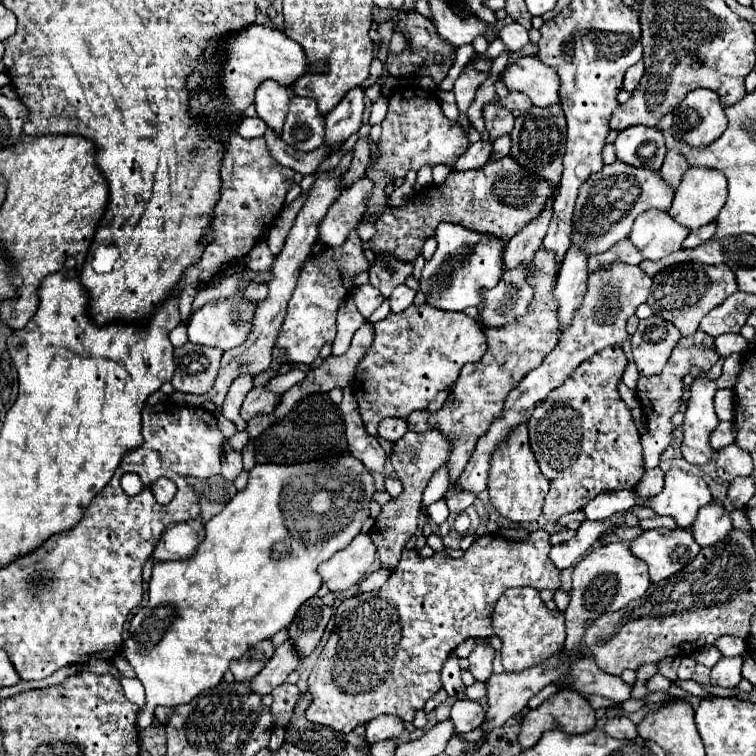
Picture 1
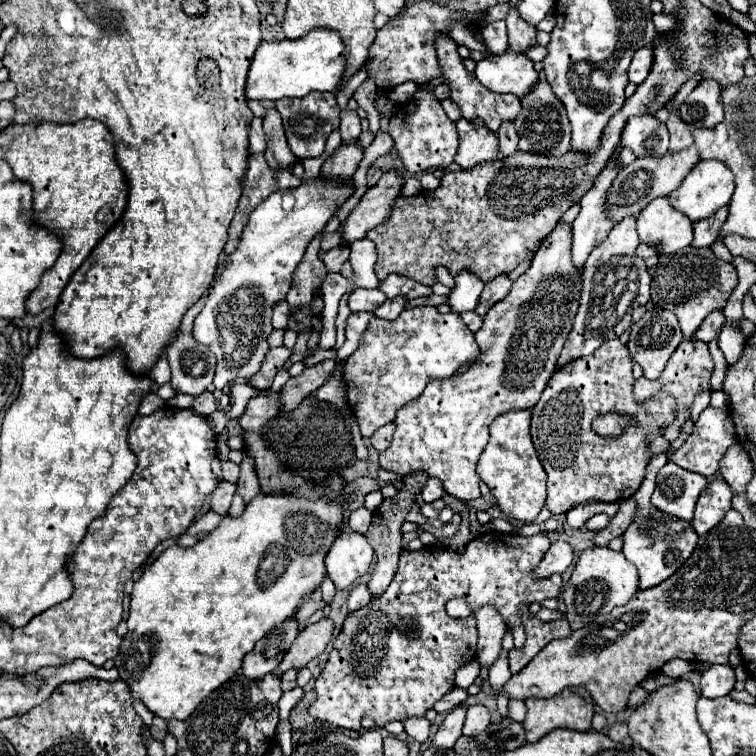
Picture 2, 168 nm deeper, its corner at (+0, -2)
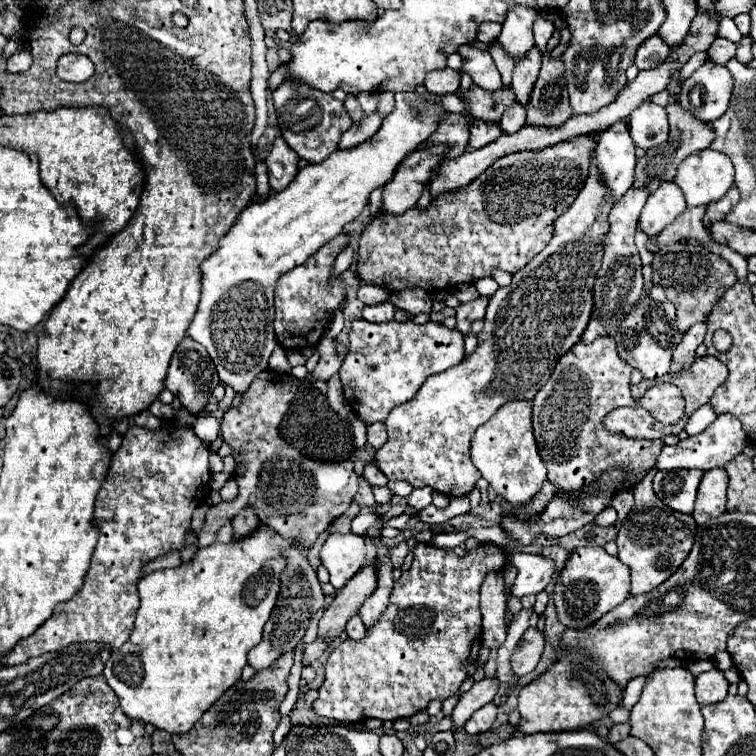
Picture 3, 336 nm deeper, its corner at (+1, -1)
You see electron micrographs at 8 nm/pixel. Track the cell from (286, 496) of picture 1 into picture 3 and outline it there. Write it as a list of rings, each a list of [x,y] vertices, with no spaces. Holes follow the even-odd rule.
[[[261,523],[259,531],[255,531],[255,535],[247,535],[247,539],[239,539],[239,543],[235,543],[235,539],[229,541],[229,543],[213,543],[205,549],[199,549],[189,563],[181,563],[175,569],[163,569],[163,571],[155,571],[155,573],[141,577],[141,581],[139,581],[141,603],[139,603],[139,609],[137,609],[137,615],[135,615],[133,633],[123,647],[119,647],[111,653],[111,657],[109,657],[109,661],[105,663],[105,669],[103,669],[107,683],[117,693],[123,711],[131,719],[151,723],[153,727],[163,729],[167,733],[187,733],[195,725],[195,721],[203,715],[203,711],[207,711],[209,705],[213,701],[217,701],[241,677],[241,669],[247,665],[247,653],[249,653],[251,647],[255,647],[261,641],[263,625],[267,623],[267,619],[269,619],[269,615],[271,615],[271,611],[277,603],[277,595],[279,595],[279,587],[281,587],[281,573],[283,573],[283,567],[287,567],[287,561],[283,559],[283,551],[287,547],[299,547],[301,549],[301,545],[295,543],[295,539],[283,539],[281,535],[275,535],[275,531],[267,531],[267,527],[263,527],[263,523]]]

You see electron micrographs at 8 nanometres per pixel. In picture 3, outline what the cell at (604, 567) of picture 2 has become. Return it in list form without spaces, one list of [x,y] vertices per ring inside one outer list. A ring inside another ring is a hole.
[[[579,547],[571,553],[567,565],[555,583],[555,607],[565,627],[583,629],[595,623],[603,613],[611,611],[629,597],[629,567],[603,547]]]

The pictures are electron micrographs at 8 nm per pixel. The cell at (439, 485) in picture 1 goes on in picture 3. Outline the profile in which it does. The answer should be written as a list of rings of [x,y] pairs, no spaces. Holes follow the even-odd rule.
[[[419,487],[407,497],[407,501],[415,509],[425,509],[427,505],[431,505],[431,495],[433,495],[433,487]]]

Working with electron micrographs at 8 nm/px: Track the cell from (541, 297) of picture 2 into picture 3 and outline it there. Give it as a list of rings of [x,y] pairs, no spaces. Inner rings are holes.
[[[593,159],[589,177],[581,193],[577,195],[573,205],[555,219],[553,237],[547,243],[547,247],[513,275],[509,287],[499,287],[495,295],[489,299],[485,327],[477,335],[479,345],[473,351],[473,355],[465,357],[457,367],[427,377],[417,395],[407,403],[395,407],[395,411],[391,411],[391,415],[387,417],[385,425],[389,439],[375,453],[377,465],[387,475],[387,479],[403,479],[409,481],[413,487],[429,485],[447,497],[465,497],[471,493],[477,479],[481,477],[481,473],[469,459],[469,447],[477,427],[483,425],[501,405],[509,401],[531,401],[535,393],[551,377],[551,371],[555,363],[561,359],[561,355],[581,339],[581,333],[587,327],[593,307],[591,289],[595,273],[601,267],[603,235],[609,229],[607,215],[611,207],[611,199],[607,197],[607,189],[599,179],[599,171]]]

